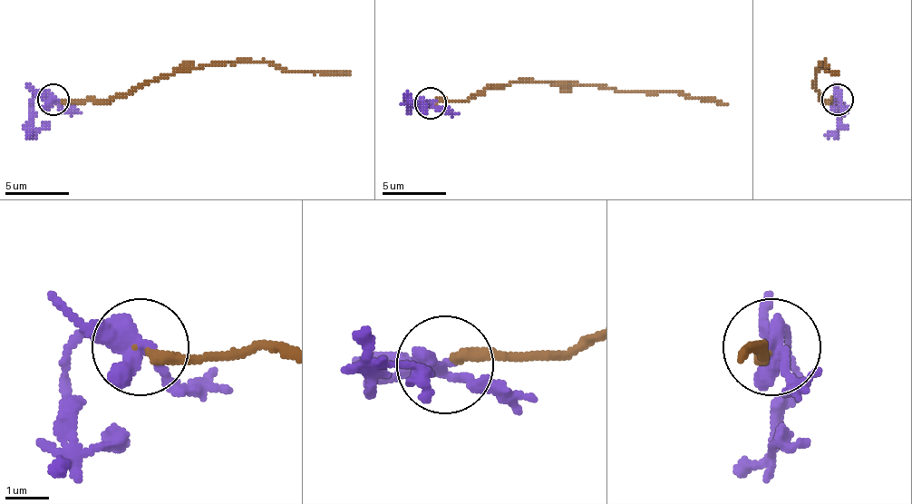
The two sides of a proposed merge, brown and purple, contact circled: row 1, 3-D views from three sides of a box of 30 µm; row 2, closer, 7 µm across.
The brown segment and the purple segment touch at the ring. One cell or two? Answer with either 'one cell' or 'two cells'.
two cells

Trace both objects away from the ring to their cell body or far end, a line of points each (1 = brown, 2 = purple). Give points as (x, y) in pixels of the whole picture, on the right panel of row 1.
1: (838, 100), (835, 103), (815, 91), (819, 64), (825, 62), (825, 72), (838, 74)
2: (838, 100), (841, 100), (844, 116), (838, 125), (848, 125)

